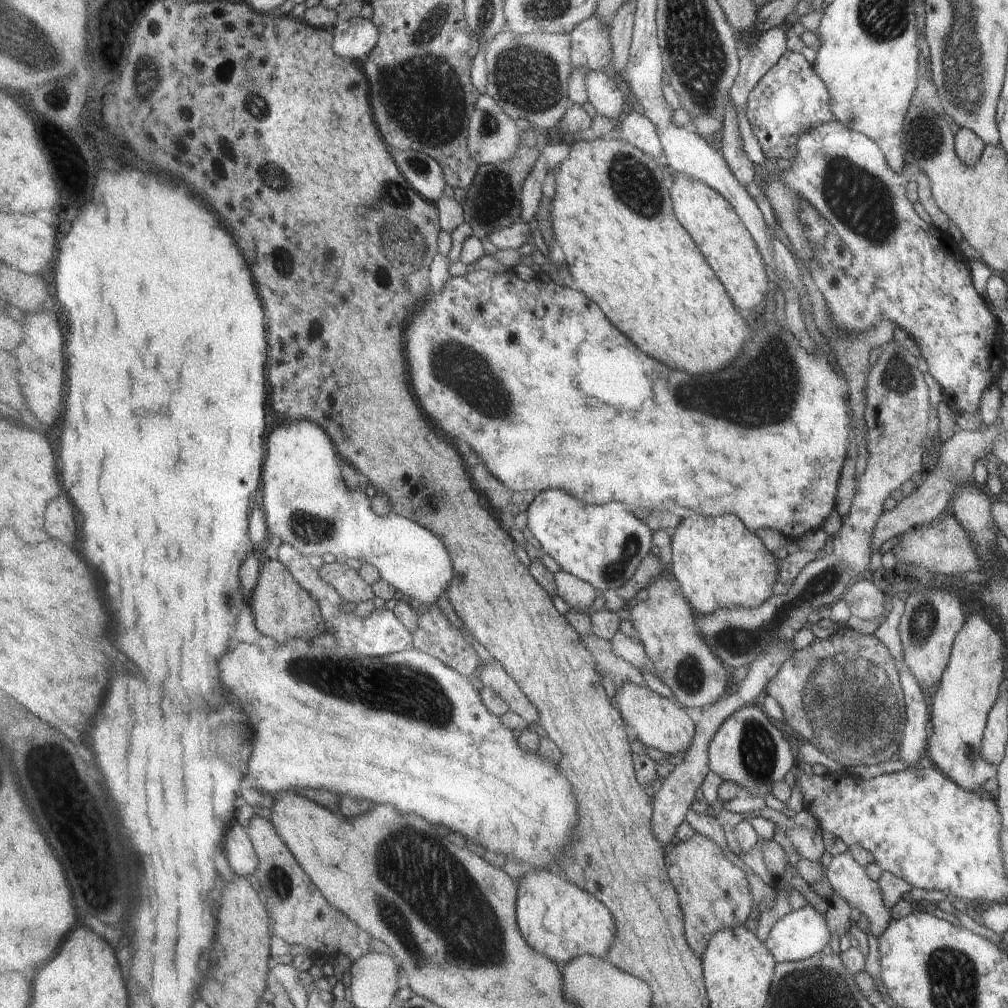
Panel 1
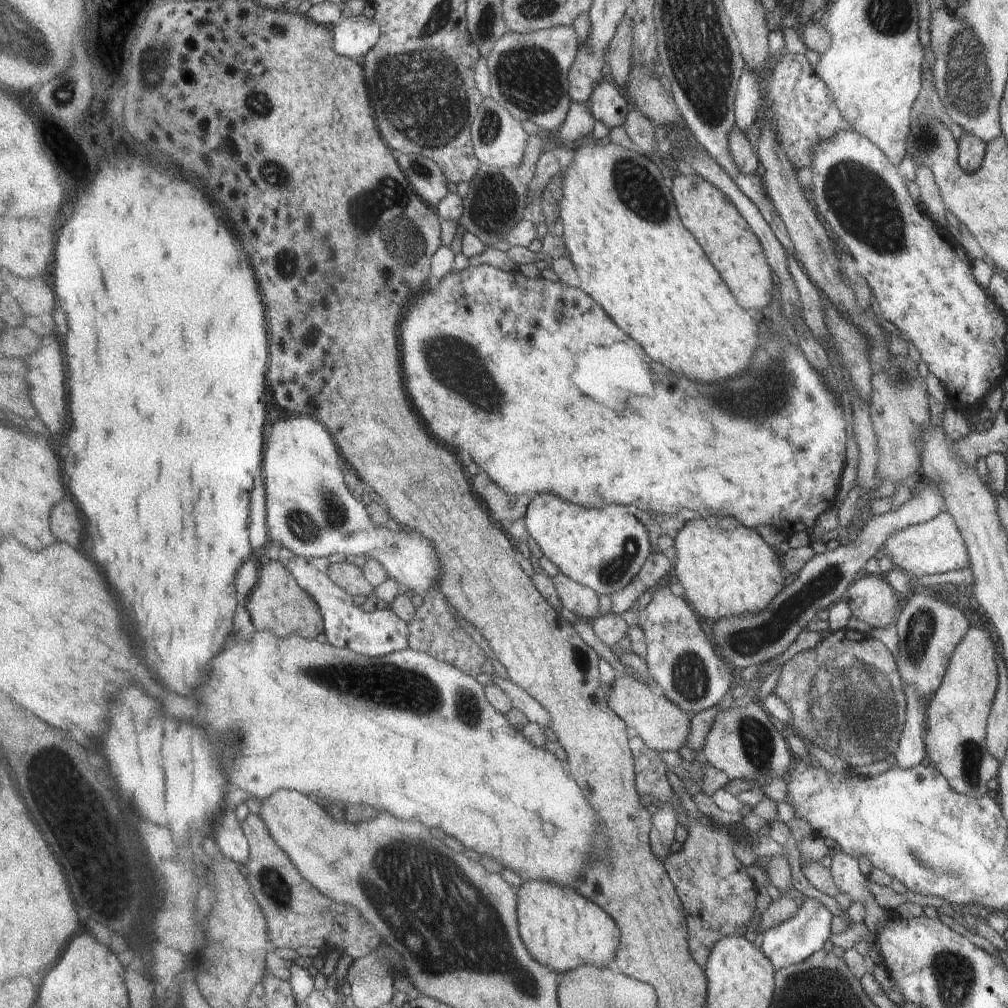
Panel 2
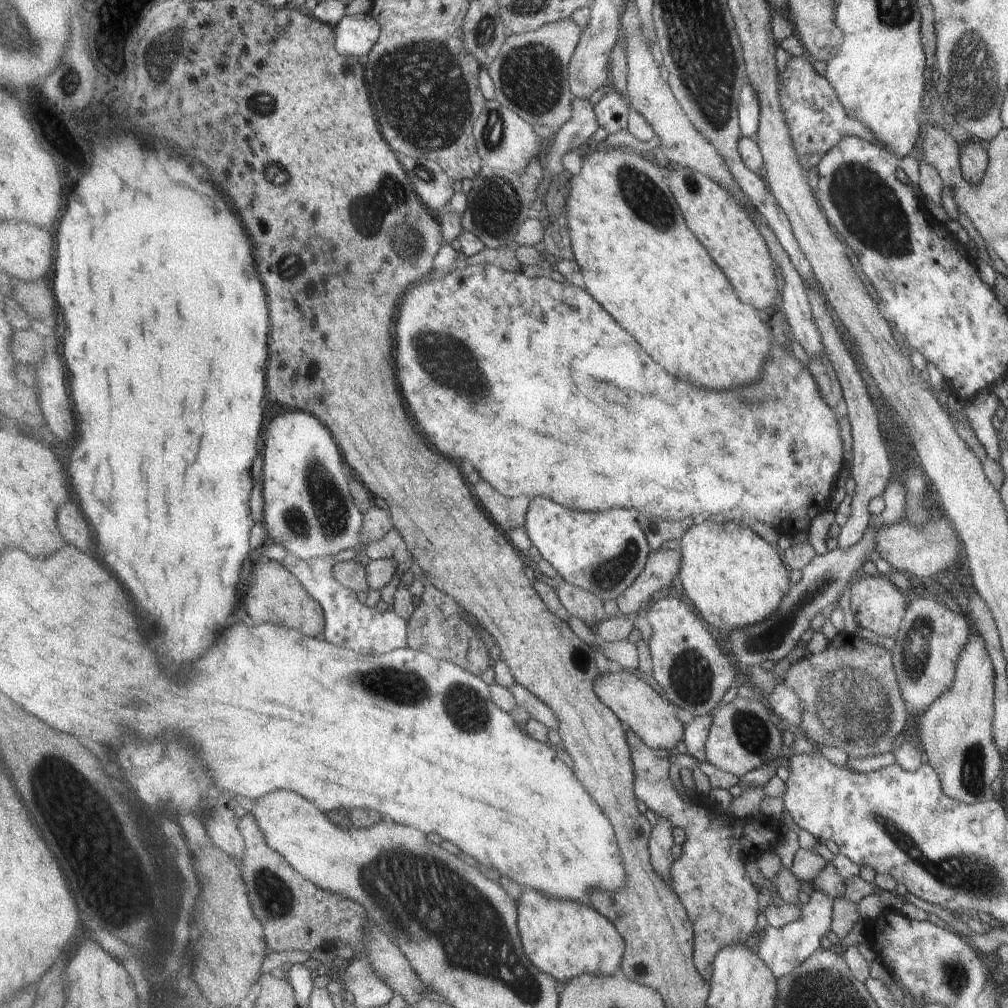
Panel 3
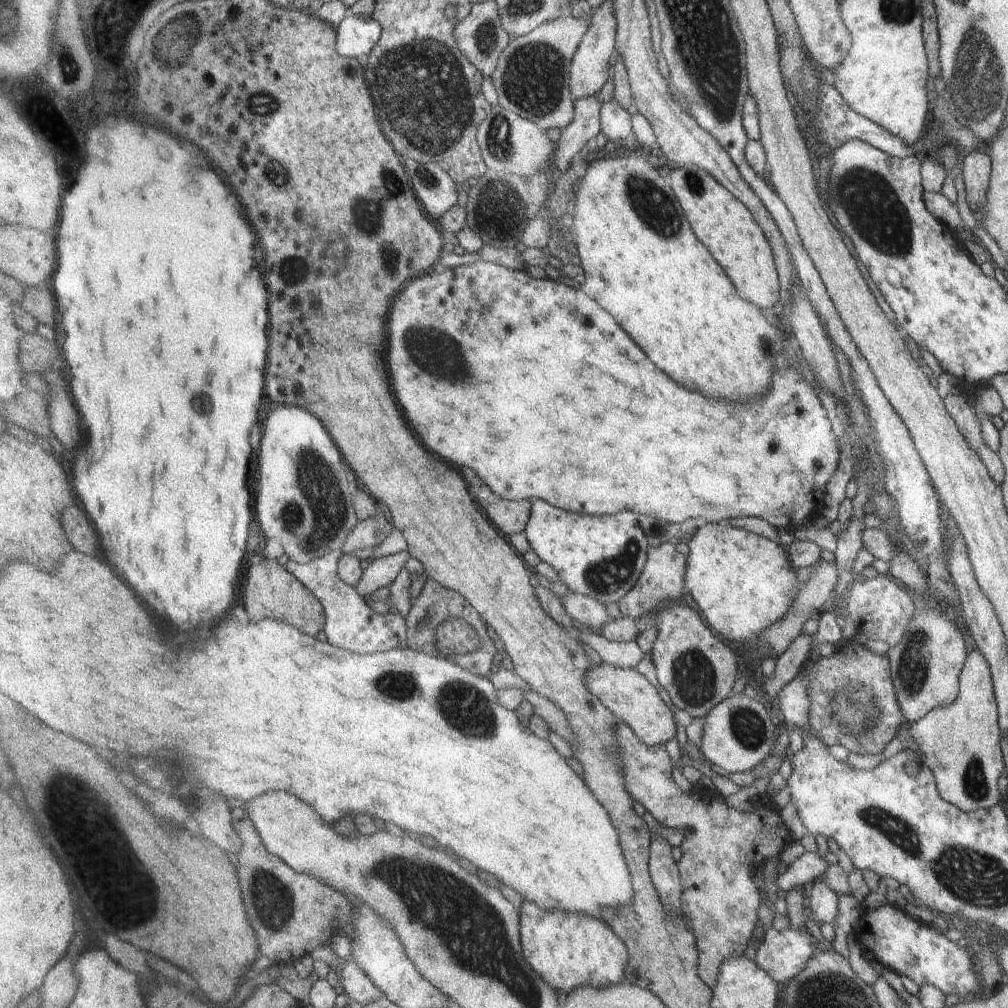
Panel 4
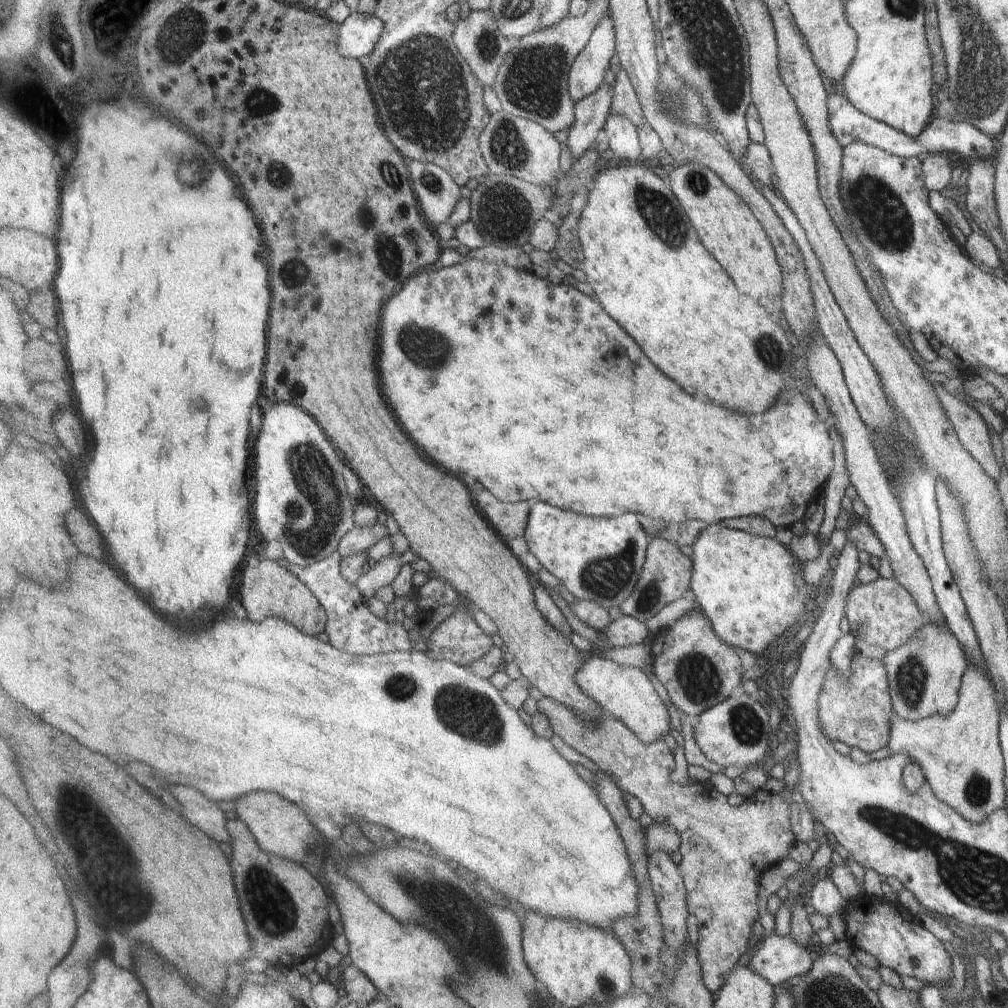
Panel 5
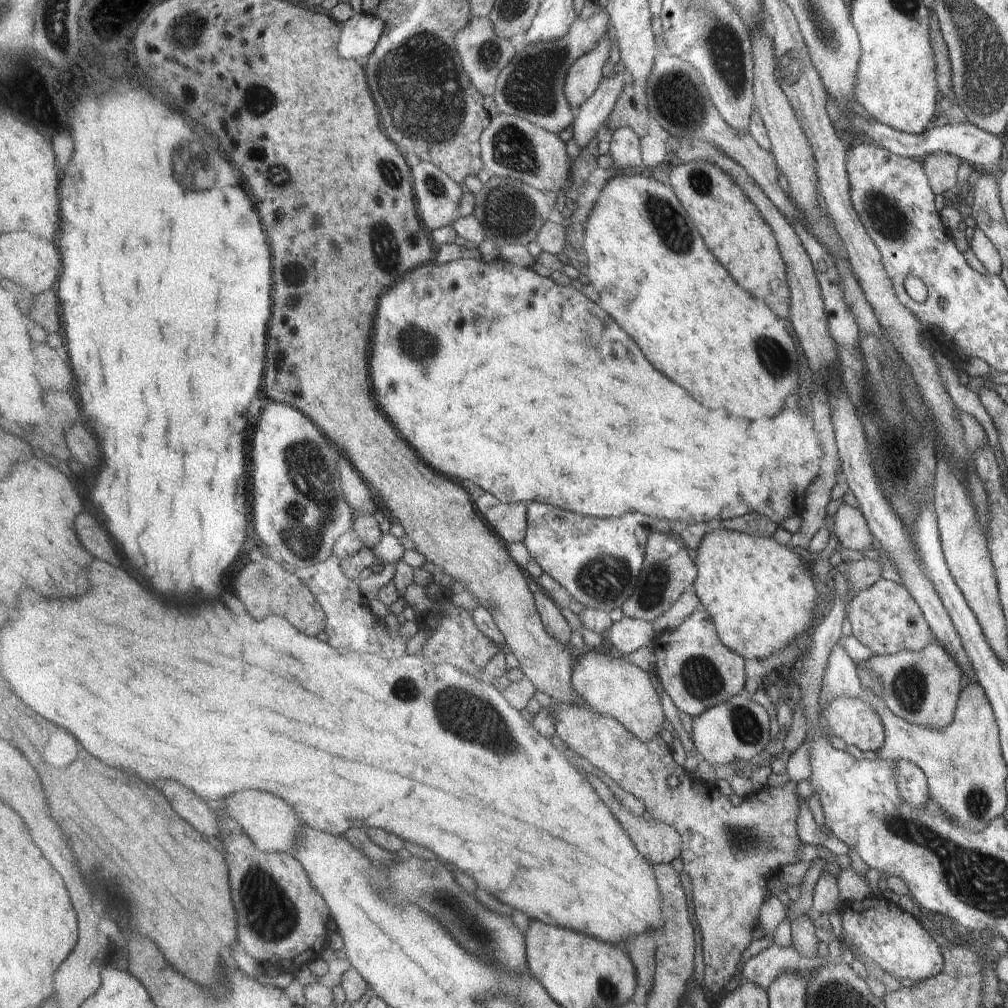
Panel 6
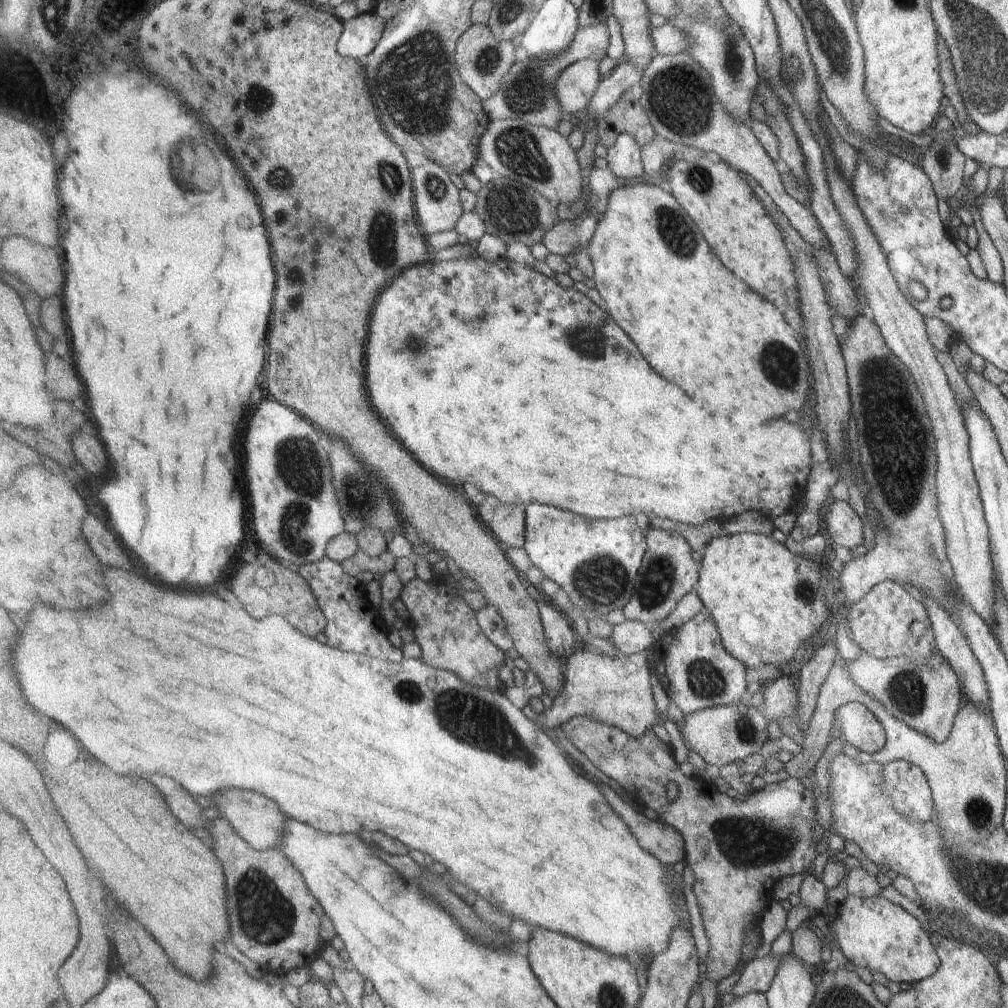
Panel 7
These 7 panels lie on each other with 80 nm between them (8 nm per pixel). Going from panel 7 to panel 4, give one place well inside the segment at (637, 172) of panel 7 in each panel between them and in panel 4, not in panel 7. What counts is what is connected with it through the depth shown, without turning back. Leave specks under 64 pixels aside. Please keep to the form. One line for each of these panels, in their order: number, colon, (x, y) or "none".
4: (617, 125)
5: (624, 140)
6: (626, 145)

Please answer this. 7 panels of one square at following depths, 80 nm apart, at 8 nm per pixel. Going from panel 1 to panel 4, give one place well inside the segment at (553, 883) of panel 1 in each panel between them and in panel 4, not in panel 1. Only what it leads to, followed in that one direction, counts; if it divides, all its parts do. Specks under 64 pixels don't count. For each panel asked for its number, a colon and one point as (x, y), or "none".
2: (562, 930)
3: (566, 939)
4: (569, 949)

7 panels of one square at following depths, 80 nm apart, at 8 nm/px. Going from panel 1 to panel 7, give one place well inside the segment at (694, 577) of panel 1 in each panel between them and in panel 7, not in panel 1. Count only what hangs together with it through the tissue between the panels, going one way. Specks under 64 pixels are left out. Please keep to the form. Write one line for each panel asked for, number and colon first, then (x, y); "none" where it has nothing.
2: (726, 569)
3: (735, 579)
4: (742, 582)
5: (750, 587)
6: (760, 596)
7: (762, 597)

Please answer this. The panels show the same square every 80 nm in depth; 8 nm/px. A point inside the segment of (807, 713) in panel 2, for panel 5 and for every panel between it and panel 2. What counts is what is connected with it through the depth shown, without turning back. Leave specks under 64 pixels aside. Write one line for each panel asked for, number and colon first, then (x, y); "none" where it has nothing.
3: (850, 697)
4: (852, 703)
5: (855, 709)

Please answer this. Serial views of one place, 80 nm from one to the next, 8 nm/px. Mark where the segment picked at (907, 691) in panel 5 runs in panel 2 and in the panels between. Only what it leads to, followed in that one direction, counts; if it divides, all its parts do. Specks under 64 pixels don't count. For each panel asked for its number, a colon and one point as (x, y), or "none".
2: (928, 631)
3: (926, 647)
4: (924, 665)

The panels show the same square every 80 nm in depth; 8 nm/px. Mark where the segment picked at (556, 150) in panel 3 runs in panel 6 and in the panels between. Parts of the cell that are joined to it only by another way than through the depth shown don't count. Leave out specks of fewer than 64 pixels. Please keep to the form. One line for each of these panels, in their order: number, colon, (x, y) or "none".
4: (587, 125)
5: (592, 113)
6: (592, 115)

